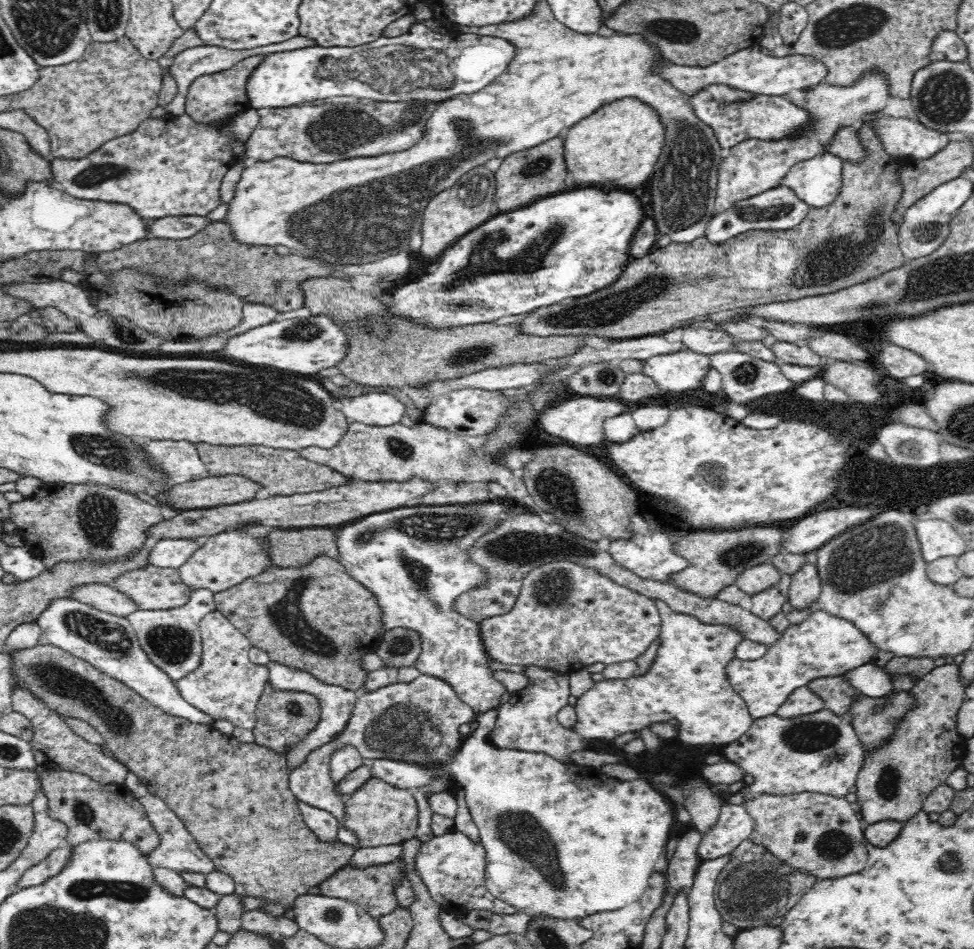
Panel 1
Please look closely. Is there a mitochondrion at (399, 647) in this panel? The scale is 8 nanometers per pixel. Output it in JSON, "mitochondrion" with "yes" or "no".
{"mitochondrion":"yes"}

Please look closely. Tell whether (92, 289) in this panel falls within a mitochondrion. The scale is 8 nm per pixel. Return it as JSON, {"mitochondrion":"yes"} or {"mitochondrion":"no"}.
{"mitochondrion":"no"}

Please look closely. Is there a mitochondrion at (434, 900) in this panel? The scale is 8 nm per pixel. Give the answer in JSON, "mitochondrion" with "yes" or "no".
{"mitochondrion":"no"}

